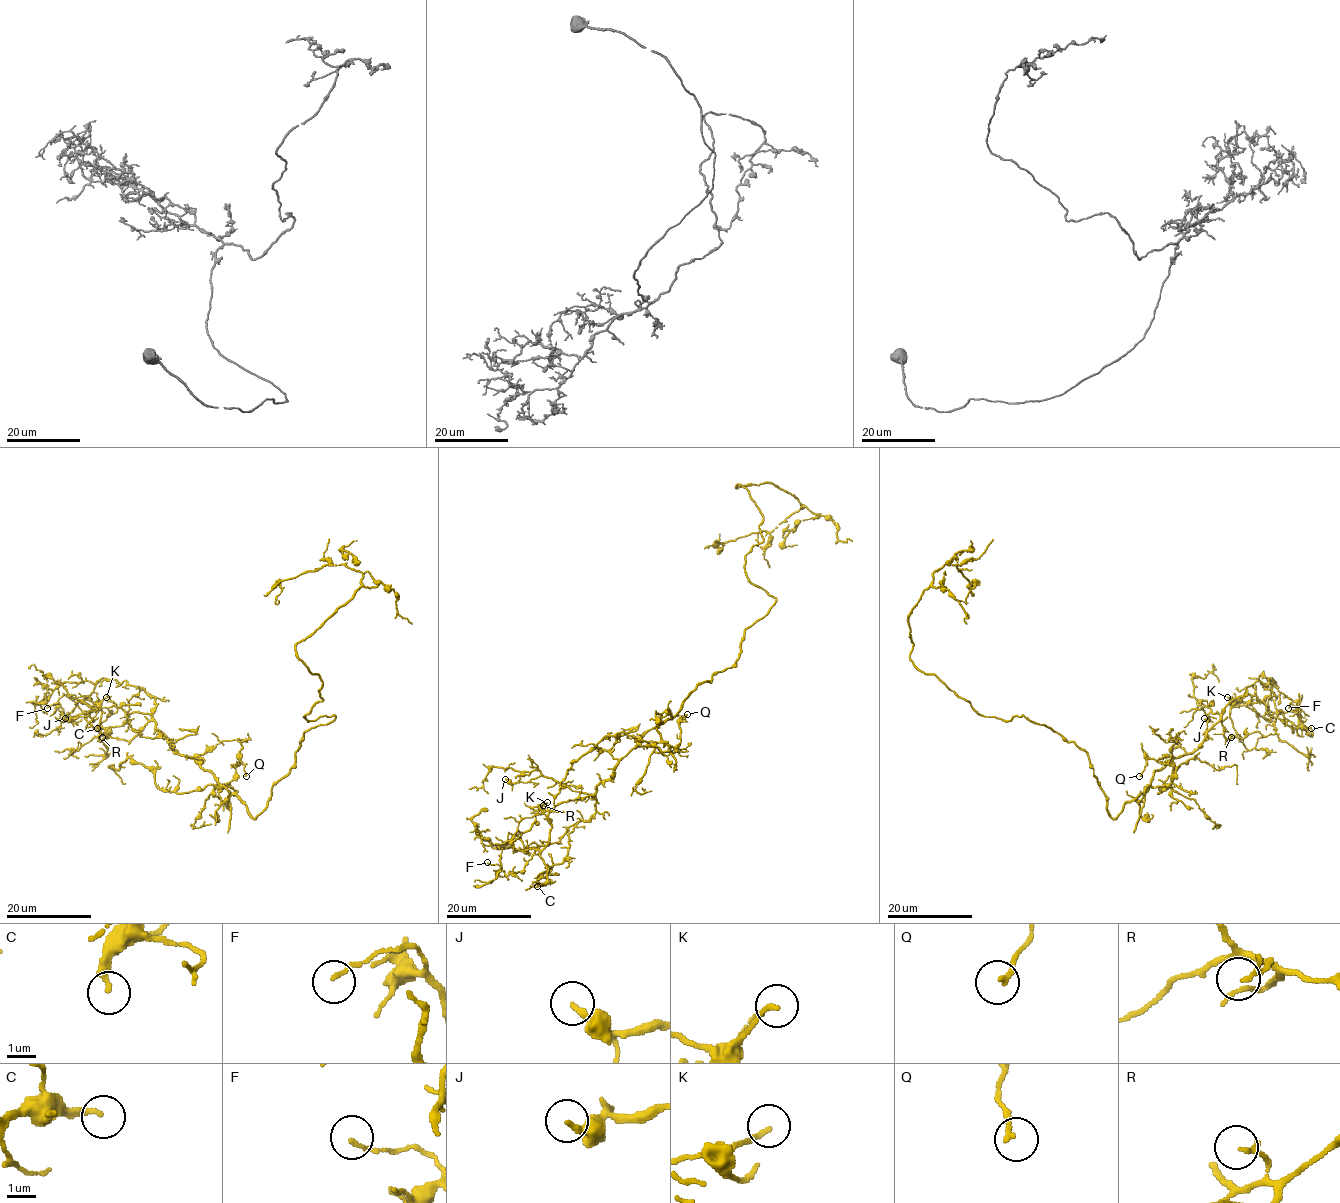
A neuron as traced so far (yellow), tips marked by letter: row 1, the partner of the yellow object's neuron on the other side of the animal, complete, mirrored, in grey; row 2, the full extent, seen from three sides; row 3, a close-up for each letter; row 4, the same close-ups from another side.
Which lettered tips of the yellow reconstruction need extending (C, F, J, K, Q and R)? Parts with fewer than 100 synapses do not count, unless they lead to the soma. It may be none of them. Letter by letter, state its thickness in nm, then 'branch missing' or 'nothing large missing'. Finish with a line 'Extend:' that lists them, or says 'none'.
C: calibre 220 nm; nothing large missing
F: calibre 130 nm; nothing large missing
J: calibre 200 nm; nothing large missing
K: calibre 160 nm; nothing large missing
Q: calibre 150 nm; nothing large missing
R: calibre 160 nm; nothing large missing
Extend: none

